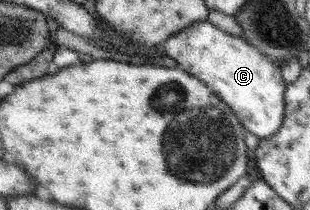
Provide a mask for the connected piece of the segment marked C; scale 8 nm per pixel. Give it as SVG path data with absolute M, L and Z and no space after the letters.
M207 19L194 22L176 32L176 34L166 38L162 44L165 53L169 58L176 60L178 66L195 78L205 82L241 121L242 127L250 134L255 134L259 139L270 139L274 136L284 123L286 113L286 82L282 78L281 67L278 62L273 61L269 56L264 56L258 49L250 46L246 40L229 34L212 24Z

